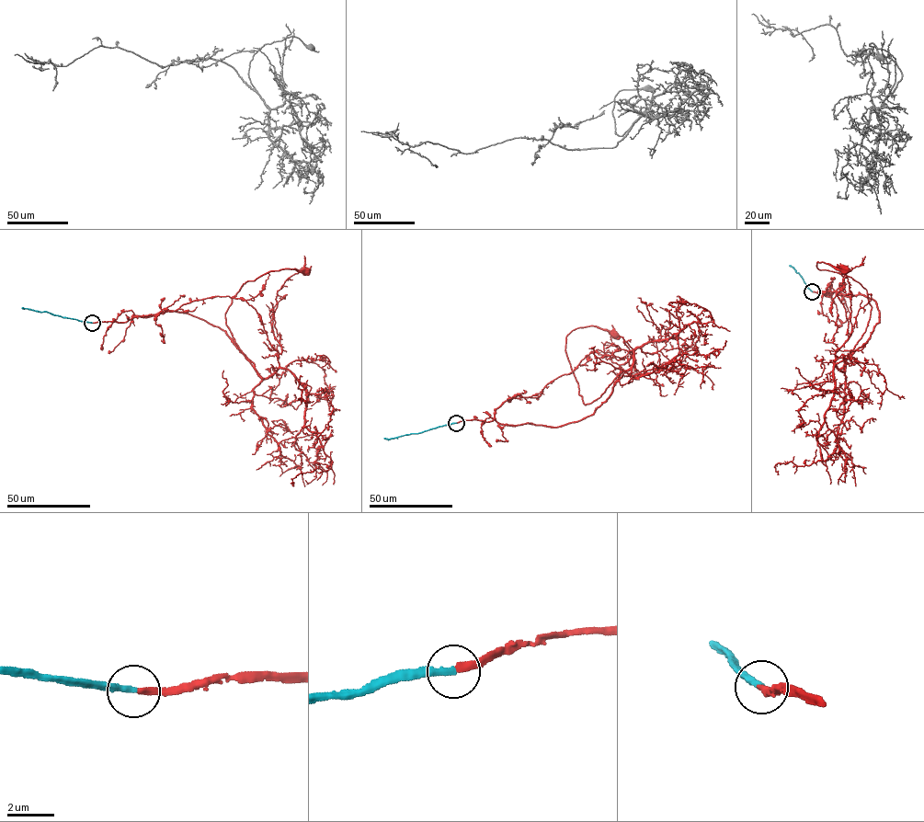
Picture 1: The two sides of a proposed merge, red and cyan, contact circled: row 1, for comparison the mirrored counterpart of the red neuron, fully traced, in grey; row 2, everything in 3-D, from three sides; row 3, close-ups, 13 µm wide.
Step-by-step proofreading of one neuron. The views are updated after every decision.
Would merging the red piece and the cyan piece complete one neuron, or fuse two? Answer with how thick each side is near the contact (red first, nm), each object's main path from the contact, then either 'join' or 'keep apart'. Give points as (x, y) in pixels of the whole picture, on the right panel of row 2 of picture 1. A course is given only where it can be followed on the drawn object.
calibres 280 and 280 nm; course red (812, 291), (876, 302), (878, 322), (847, 358), (869, 320), (867, 291), (817, 262), (844, 268); course cyan (812, 291), (799, 273), (789, 266); join

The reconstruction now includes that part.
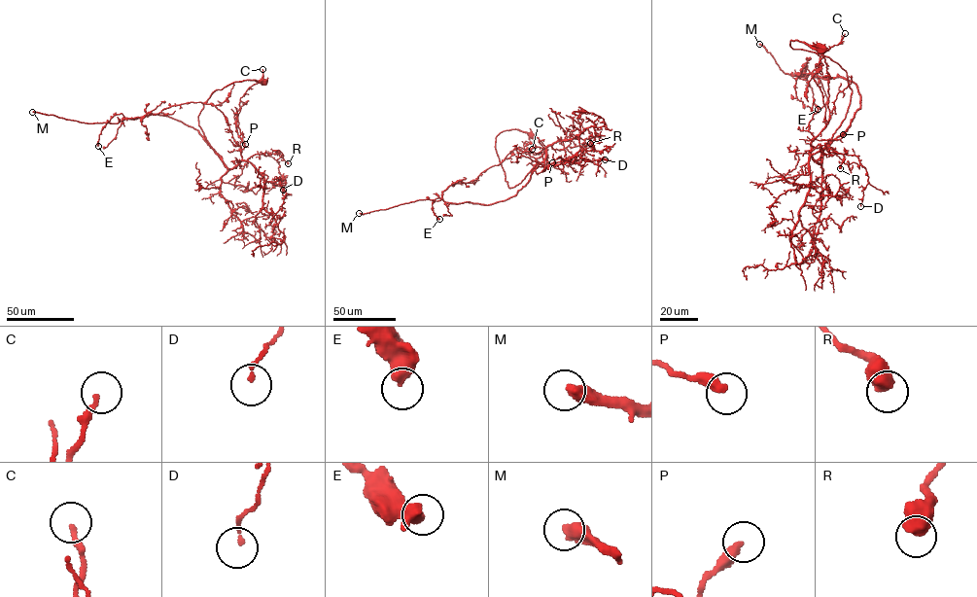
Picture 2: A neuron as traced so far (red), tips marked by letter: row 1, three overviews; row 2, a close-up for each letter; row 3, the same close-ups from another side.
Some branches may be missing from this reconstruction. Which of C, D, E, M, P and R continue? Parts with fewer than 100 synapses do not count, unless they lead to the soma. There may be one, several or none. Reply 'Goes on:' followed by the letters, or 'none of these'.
Goes on: M

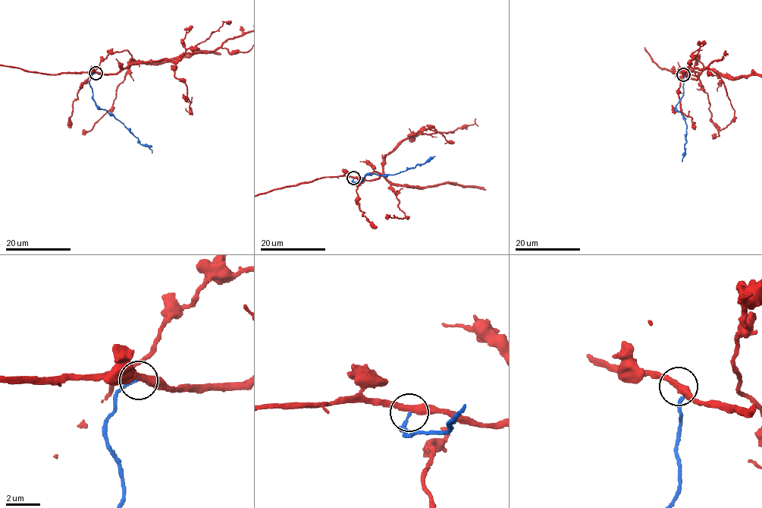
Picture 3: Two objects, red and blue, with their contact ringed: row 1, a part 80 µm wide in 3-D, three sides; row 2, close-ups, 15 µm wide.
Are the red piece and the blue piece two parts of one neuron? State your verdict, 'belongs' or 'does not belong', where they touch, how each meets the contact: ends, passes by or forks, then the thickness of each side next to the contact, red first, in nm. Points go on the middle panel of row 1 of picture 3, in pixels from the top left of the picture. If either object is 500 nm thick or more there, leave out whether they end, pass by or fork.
does not belong | (353, 178) | red passes by | blue ends | 360/140 nm

